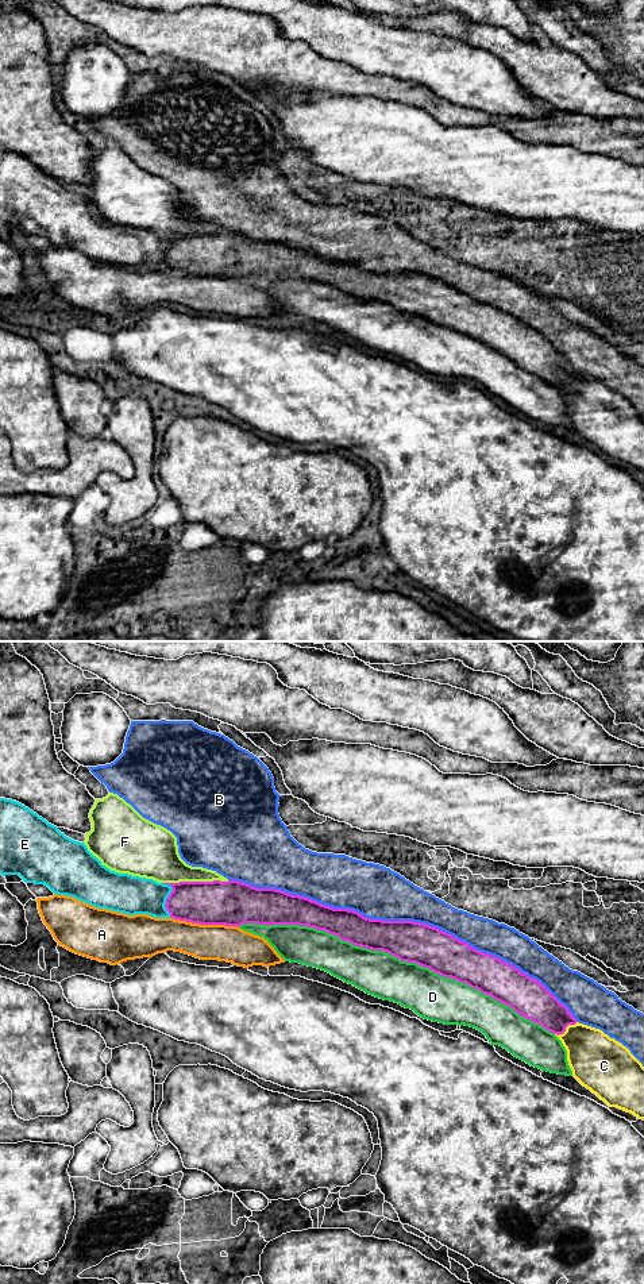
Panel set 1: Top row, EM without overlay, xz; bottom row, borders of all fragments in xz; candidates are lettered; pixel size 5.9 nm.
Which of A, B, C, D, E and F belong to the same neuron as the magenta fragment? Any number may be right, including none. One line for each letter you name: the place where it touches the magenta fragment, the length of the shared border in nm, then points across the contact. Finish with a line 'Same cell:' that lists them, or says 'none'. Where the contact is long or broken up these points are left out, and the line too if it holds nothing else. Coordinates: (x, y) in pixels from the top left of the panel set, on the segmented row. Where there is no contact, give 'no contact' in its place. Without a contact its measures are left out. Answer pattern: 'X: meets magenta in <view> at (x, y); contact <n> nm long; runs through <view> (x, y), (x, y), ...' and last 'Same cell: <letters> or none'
Same cell: none

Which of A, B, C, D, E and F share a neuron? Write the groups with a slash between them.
A / B / C / D / E / F

